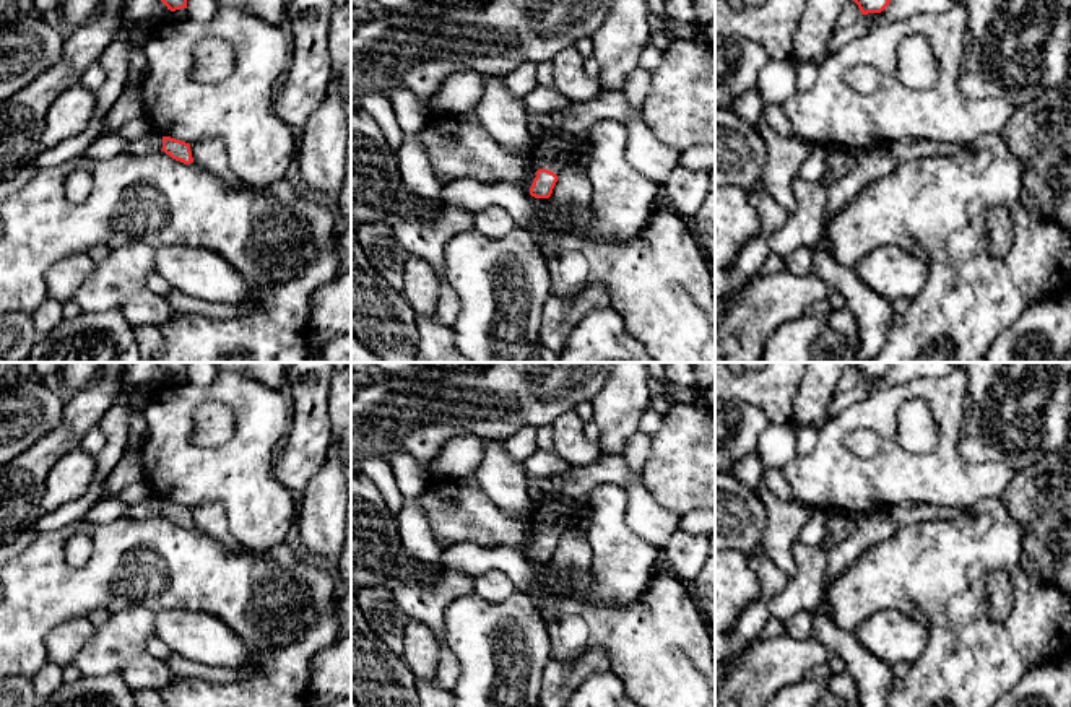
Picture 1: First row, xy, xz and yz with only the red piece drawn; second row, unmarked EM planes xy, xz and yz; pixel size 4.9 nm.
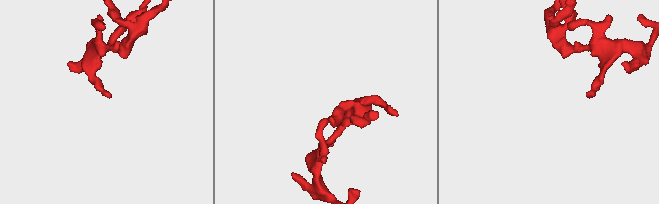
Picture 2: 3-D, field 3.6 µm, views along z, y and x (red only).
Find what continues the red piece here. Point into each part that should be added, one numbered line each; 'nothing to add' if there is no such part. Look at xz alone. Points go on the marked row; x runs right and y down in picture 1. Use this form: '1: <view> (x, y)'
1: xz (553, 153)

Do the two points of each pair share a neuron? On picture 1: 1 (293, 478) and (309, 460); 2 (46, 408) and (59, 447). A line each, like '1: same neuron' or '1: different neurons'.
1: same neuron
2: different neurons

